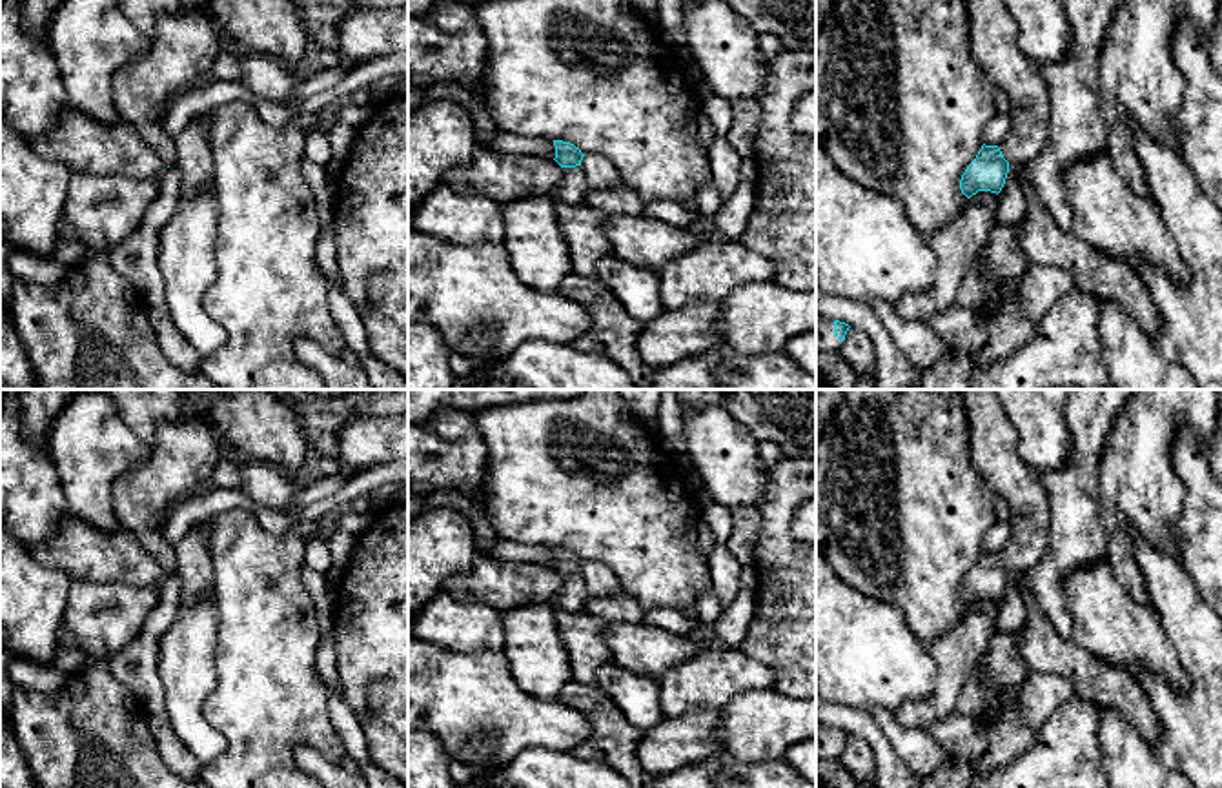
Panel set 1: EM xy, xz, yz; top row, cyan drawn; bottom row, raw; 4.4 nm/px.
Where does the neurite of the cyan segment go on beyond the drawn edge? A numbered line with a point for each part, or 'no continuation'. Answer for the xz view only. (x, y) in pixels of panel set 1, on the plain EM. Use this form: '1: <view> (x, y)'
1: xz (572, 597)

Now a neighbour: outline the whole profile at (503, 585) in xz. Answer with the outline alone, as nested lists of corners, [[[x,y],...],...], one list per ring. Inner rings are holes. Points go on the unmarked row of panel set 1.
[[[477,555],[466,573],[444,581],[444,590],[481,601],[501,613],[526,604],[554,604],[563,575],[554,566]]]

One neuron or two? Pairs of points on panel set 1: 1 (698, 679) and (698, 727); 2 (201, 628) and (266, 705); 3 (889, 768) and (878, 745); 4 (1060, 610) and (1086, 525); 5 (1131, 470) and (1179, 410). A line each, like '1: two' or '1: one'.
1: two
2: two
3: one
4: one
5: one

